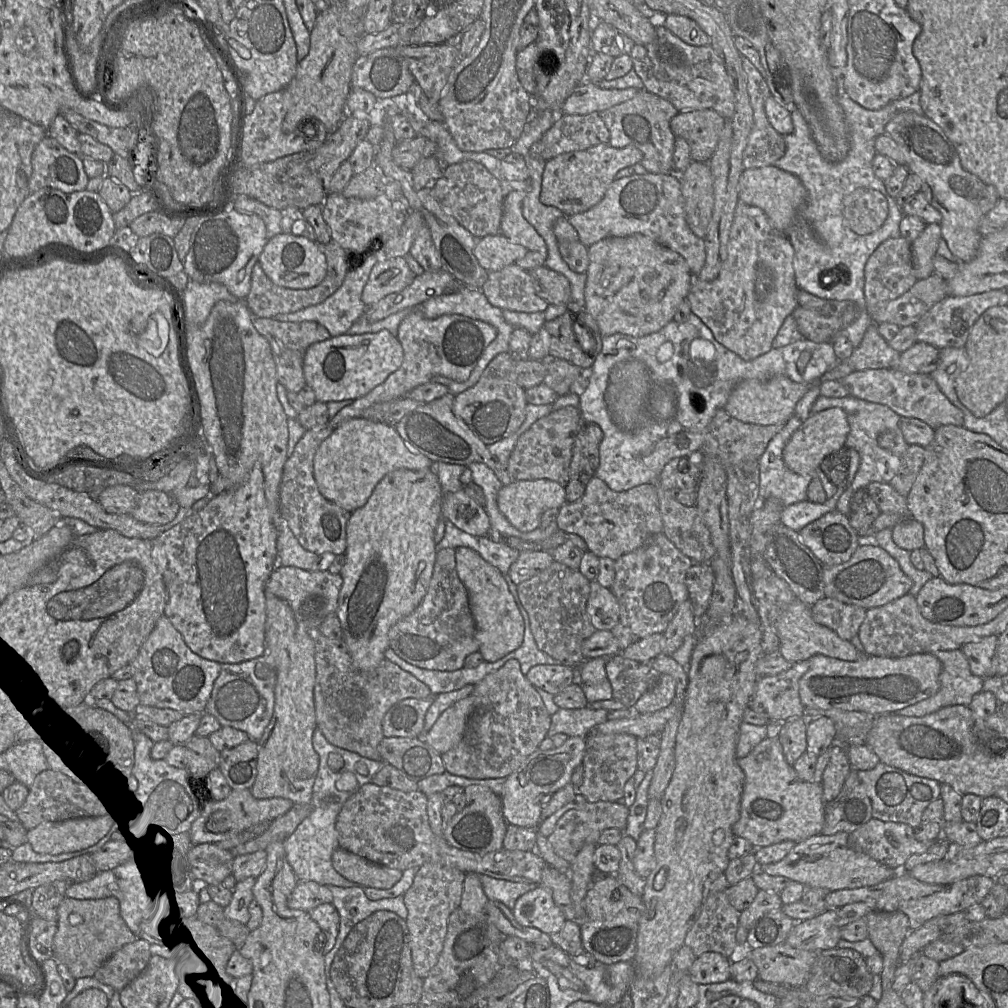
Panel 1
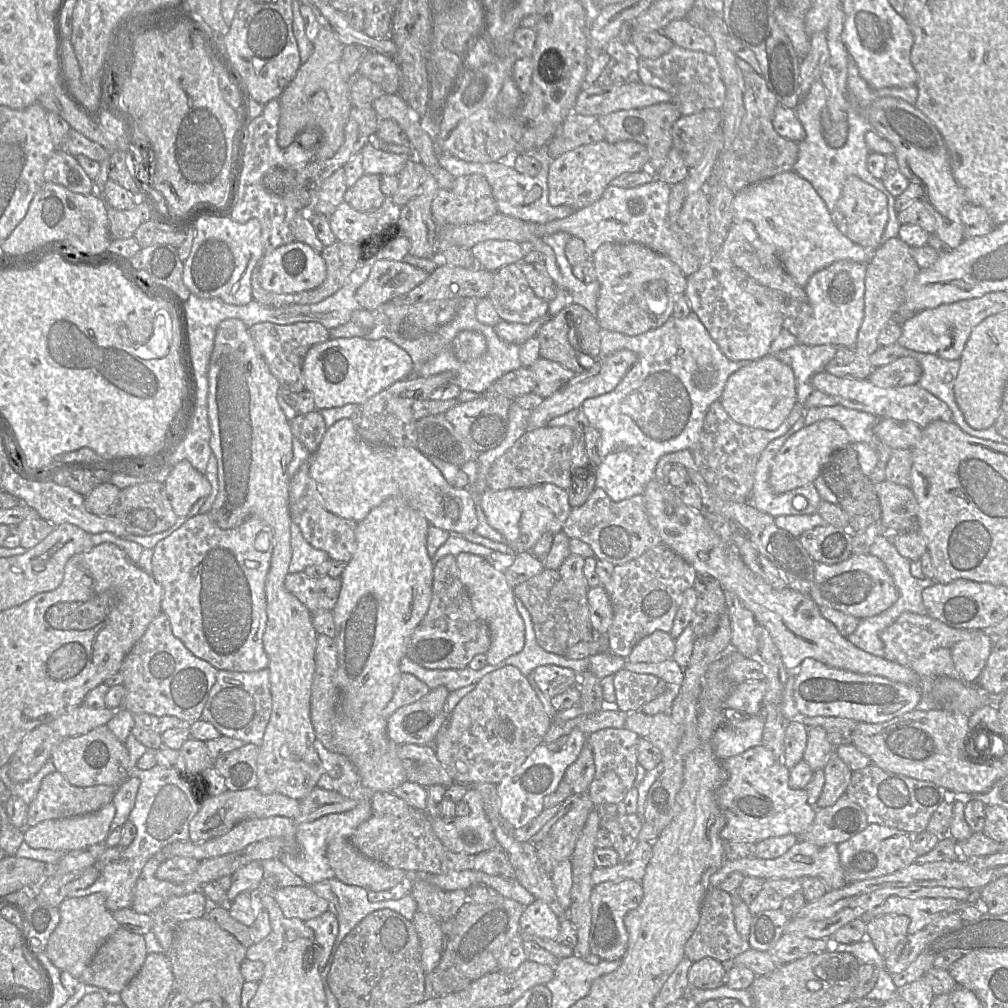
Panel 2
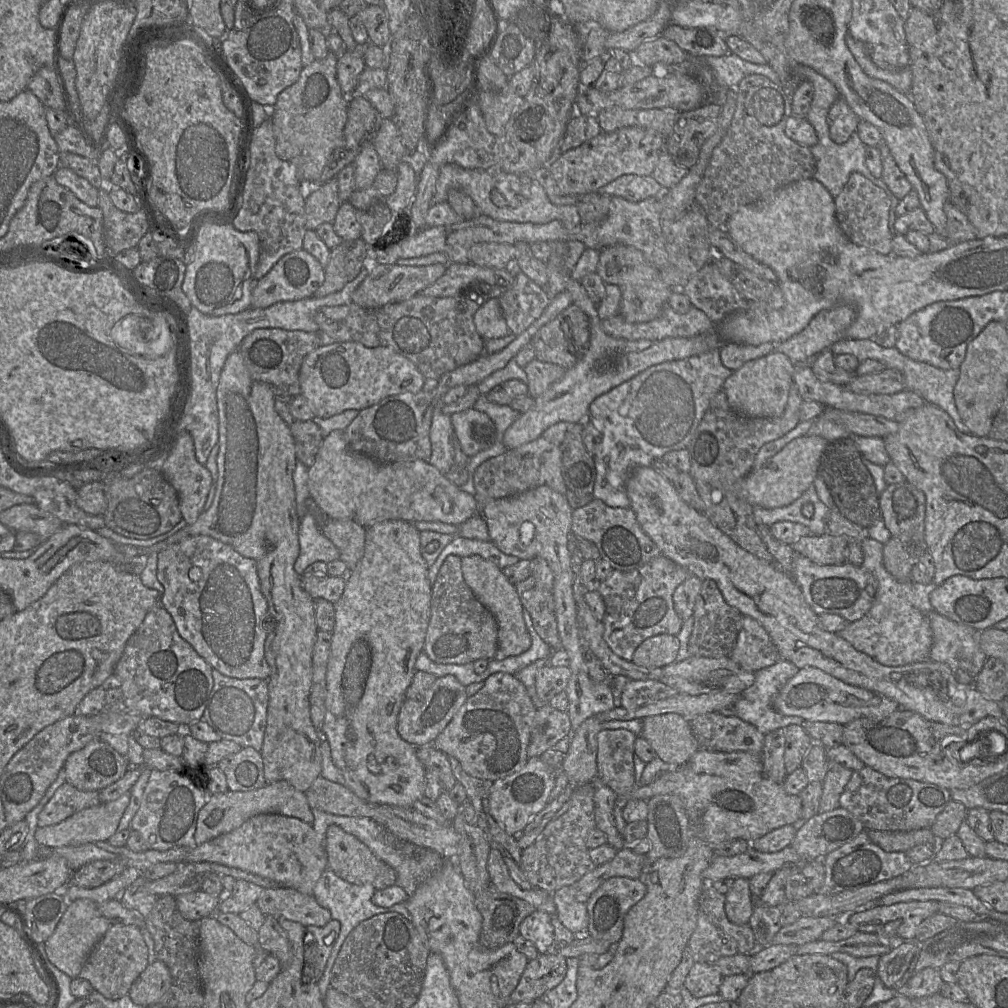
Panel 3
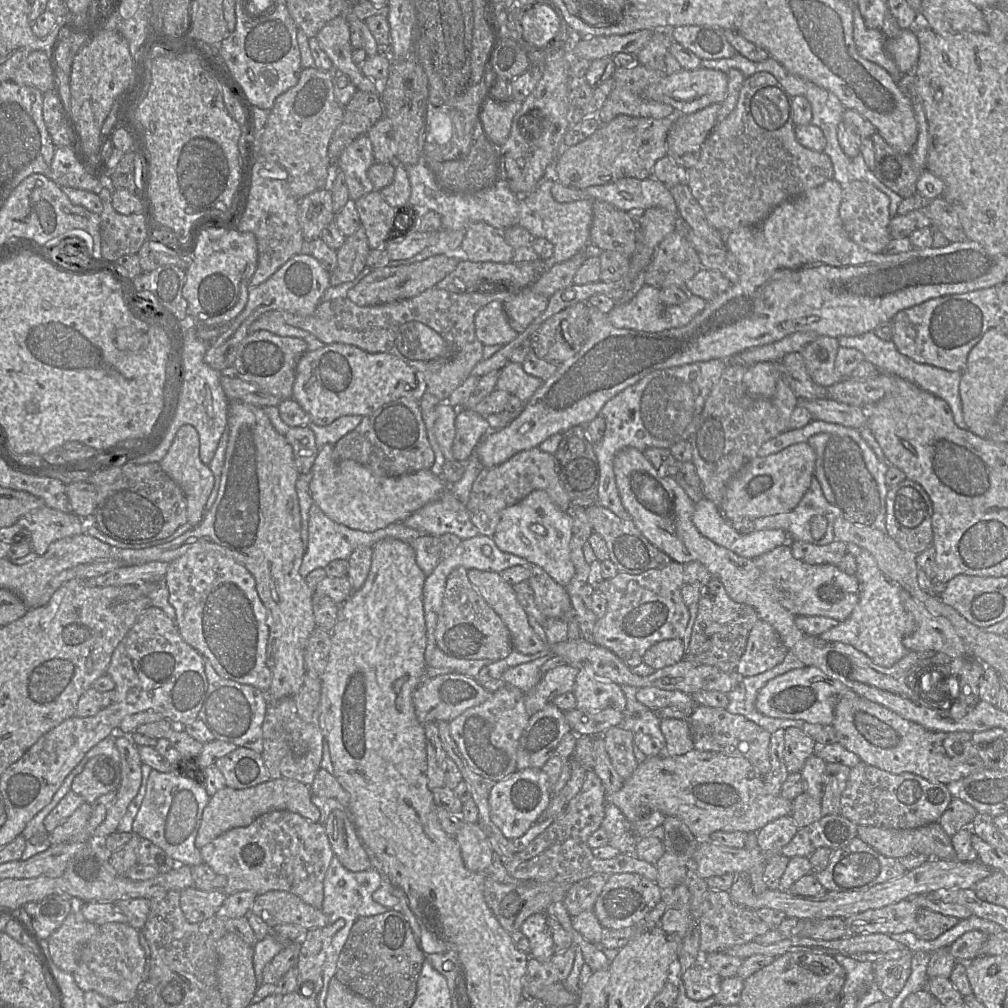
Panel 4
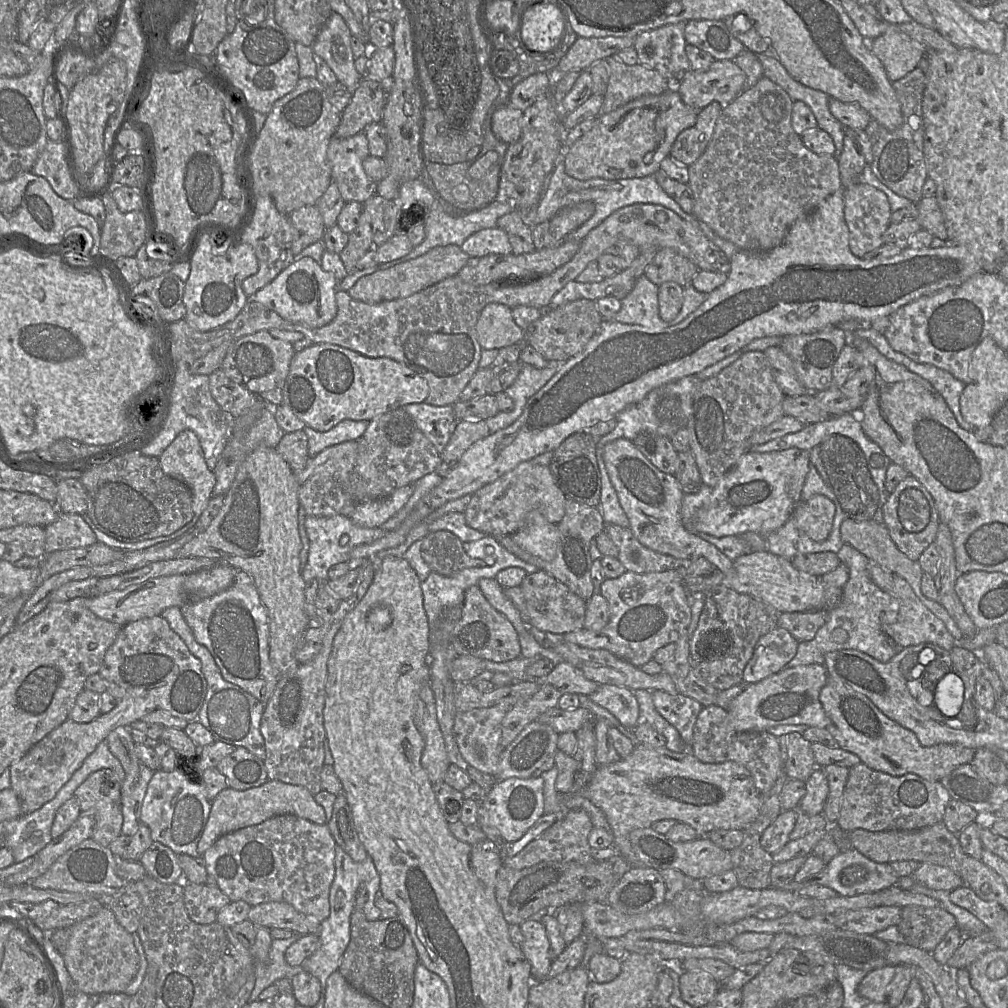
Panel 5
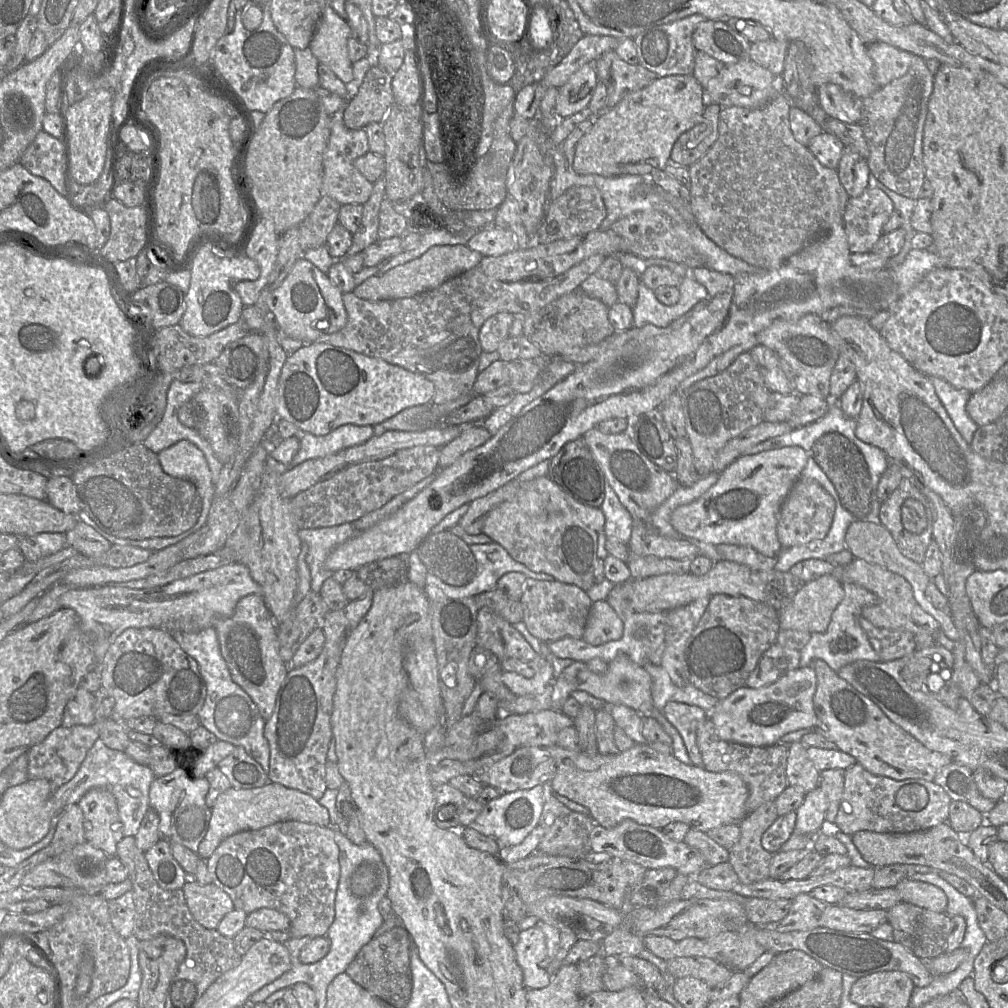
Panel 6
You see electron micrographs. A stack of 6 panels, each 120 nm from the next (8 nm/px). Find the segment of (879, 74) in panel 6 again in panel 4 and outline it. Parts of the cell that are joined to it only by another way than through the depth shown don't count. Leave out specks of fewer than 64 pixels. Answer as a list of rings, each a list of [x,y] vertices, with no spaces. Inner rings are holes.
[[[915,27],[902,30],[896,37],[887,39],[885,48],[901,75],[914,71],[920,51]]]

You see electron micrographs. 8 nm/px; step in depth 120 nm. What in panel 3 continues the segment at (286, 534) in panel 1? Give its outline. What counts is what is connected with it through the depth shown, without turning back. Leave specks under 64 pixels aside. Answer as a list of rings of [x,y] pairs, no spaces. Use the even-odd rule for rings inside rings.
[[[307,513],[299,520],[299,555],[294,569],[300,576],[314,562],[325,562],[339,559],[338,548],[321,531],[316,518]]]

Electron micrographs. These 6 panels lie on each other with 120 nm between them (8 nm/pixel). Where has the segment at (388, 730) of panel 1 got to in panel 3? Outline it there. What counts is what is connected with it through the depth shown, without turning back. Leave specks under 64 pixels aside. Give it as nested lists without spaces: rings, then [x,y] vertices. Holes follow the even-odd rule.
[[[455,676],[436,678],[421,698],[406,699],[398,715],[397,731],[400,737],[416,747],[433,745],[434,740],[449,724],[468,697],[466,687]]]

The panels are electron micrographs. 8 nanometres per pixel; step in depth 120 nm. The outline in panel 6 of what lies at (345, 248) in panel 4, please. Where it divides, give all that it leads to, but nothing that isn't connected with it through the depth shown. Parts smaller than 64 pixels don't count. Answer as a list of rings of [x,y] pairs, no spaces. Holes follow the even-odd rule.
[[[382,177],[373,183],[372,193],[363,204],[361,223],[356,233],[353,234],[352,244],[346,256],[362,253],[378,240],[379,212],[385,198],[385,180]]]

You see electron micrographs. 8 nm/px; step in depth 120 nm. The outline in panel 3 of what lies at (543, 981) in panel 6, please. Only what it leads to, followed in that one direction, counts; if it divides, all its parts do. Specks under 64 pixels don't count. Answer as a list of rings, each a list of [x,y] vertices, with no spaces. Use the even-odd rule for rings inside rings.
[[[535,910],[520,924],[520,936],[531,941],[540,954],[554,950],[554,927],[552,916]]]

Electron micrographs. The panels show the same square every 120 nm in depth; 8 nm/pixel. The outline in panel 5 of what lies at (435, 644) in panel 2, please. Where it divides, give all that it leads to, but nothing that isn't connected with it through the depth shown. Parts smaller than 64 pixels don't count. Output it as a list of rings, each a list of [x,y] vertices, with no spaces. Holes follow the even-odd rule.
[[[477,585],[465,591],[462,616],[454,628],[452,645],[458,655],[471,655],[494,662],[507,662],[521,656],[519,635],[514,626],[488,602]]]

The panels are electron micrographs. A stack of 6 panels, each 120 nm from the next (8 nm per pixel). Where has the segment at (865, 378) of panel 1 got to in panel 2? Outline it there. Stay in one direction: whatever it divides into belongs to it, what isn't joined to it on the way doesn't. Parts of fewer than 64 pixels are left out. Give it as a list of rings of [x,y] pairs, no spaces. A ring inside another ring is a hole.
[[[822,371],[813,376],[812,385],[814,390],[832,396],[836,404],[846,408],[868,412],[880,418],[910,420],[921,428],[924,428],[935,420],[943,420],[945,422],[953,420],[952,412],[946,403],[920,387],[917,383],[906,386],[883,388],[874,385],[867,378],[856,379],[837,377],[826,371]]]

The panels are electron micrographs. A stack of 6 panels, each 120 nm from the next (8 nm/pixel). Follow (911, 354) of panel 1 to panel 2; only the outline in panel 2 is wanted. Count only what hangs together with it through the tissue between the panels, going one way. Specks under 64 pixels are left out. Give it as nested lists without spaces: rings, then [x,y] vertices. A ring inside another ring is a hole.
[[[901,356],[894,361],[874,368],[867,378],[874,385],[888,388],[916,384],[922,375],[919,362],[910,356]]]

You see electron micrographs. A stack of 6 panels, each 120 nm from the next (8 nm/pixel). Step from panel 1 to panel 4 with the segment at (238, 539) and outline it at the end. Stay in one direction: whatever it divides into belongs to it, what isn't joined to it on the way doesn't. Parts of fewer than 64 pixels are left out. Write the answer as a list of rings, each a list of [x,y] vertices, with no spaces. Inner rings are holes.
[[[204,551],[204,552],[187,552],[179,558],[169,563],[167,572],[163,578],[168,590],[169,590],[169,603],[175,609],[176,618],[175,622],[178,631],[183,638],[183,640],[194,648],[202,657],[203,660],[207,659],[218,673],[218,675],[224,679],[232,680],[240,684],[251,685],[262,692],[266,693],[270,689],[272,674],[267,665],[267,644],[270,634],[269,626],[269,611],[264,606],[262,600],[256,589],[256,581],[253,575],[248,571],[248,569],[242,564],[236,562],[233,558],[229,556],[224,556],[218,552],[214,551]]]

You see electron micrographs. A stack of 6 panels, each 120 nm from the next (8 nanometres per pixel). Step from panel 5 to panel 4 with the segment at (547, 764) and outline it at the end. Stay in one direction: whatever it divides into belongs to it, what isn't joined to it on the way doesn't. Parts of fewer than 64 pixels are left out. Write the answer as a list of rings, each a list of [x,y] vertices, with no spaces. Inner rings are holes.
[[[554,704],[530,716],[519,740],[517,770],[542,769],[549,758],[556,754],[562,737],[571,732],[565,713]]]

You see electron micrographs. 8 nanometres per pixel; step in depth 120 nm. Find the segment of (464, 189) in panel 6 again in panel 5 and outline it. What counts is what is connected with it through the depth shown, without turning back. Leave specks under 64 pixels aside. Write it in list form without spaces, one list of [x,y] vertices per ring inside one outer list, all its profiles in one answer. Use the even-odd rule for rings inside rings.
[[[495,76],[500,86],[500,94],[488,111],[484,125],[484,141],[480,153],[465,163],[436,164],[424,159],[425,168],[433,183],[433,189],[439,199],[459,210],[477,210],[486,207],[498,197],[500,173],[508,145],[500,141],[492,131],[492,114],[496,108],[509,103],[513,86],[517,80],[502,79]]]

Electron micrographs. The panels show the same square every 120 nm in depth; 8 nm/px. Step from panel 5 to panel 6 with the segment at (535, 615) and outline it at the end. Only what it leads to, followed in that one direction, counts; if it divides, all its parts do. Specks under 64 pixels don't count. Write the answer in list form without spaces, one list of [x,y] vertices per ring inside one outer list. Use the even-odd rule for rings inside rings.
[[[531,578],[524,581],[520,602],[523,608],[522,621],[528,631],[540,641],[546,642],[565,637],[581,639],[593,603],[587,593],[576,585]]]

